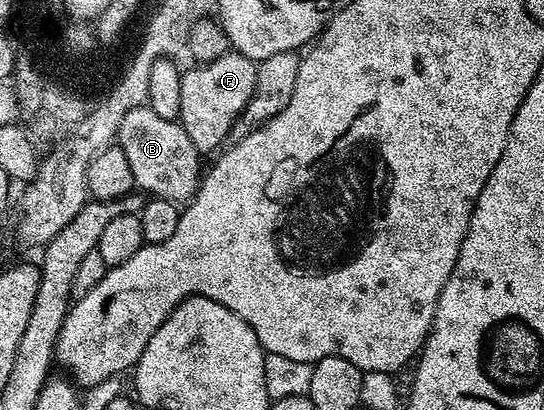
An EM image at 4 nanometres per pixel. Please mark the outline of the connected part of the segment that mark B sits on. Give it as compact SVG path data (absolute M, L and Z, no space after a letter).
M149 105L134 108L120 124L116 145L128 159L139 192L155 199L169 199L177 205L193 199L204 167L198 164L200 153L181 122L152 113Z

